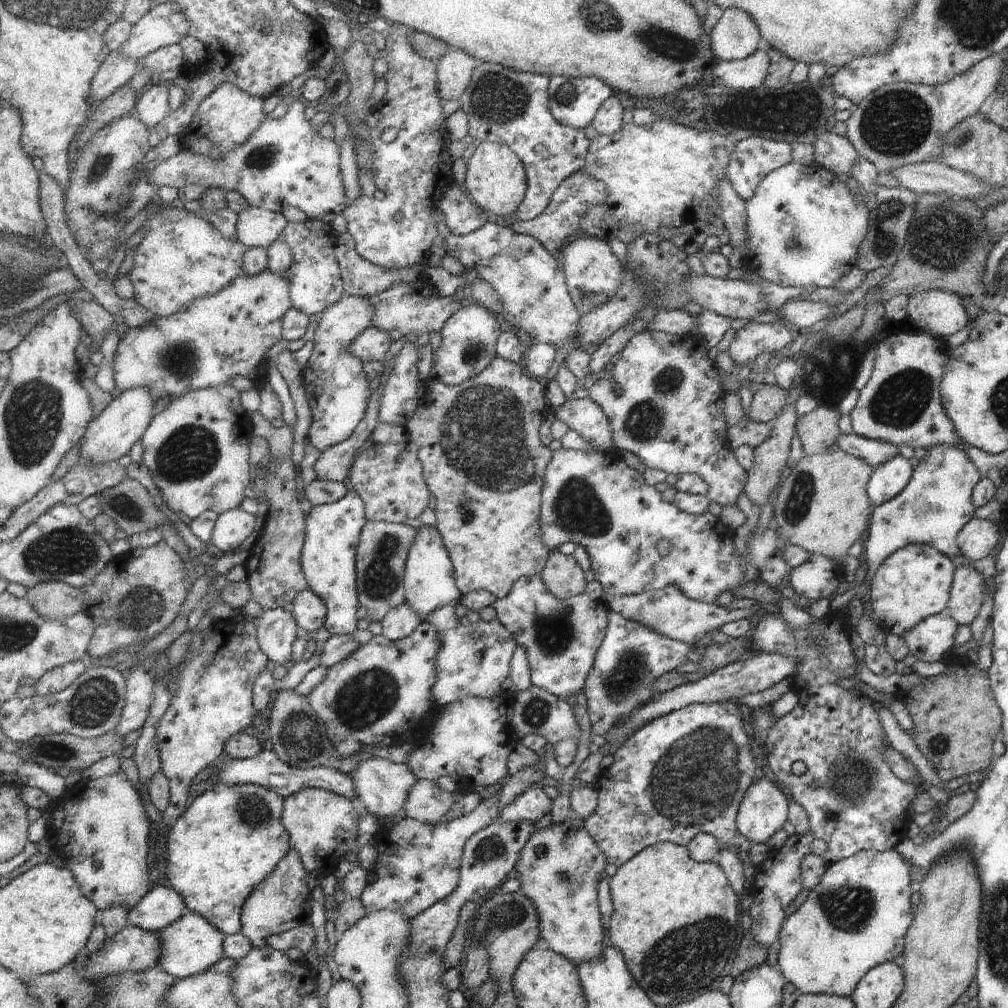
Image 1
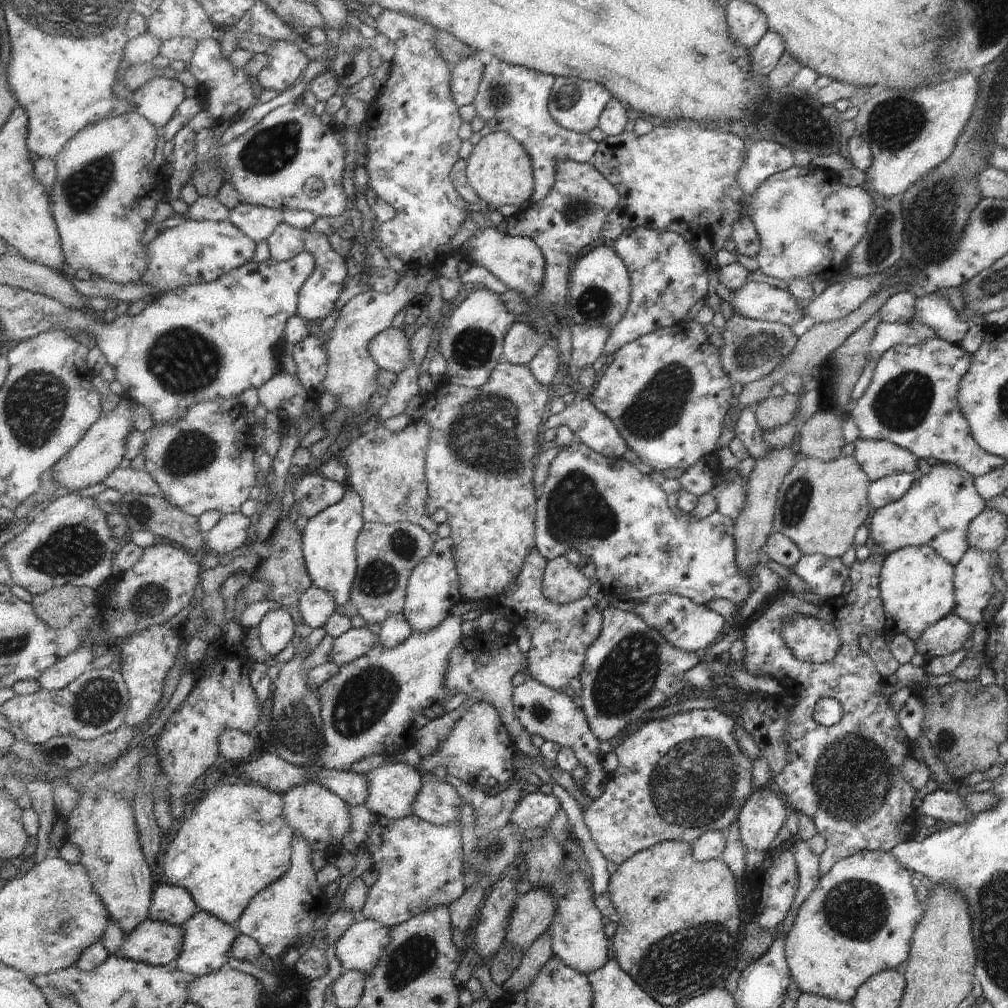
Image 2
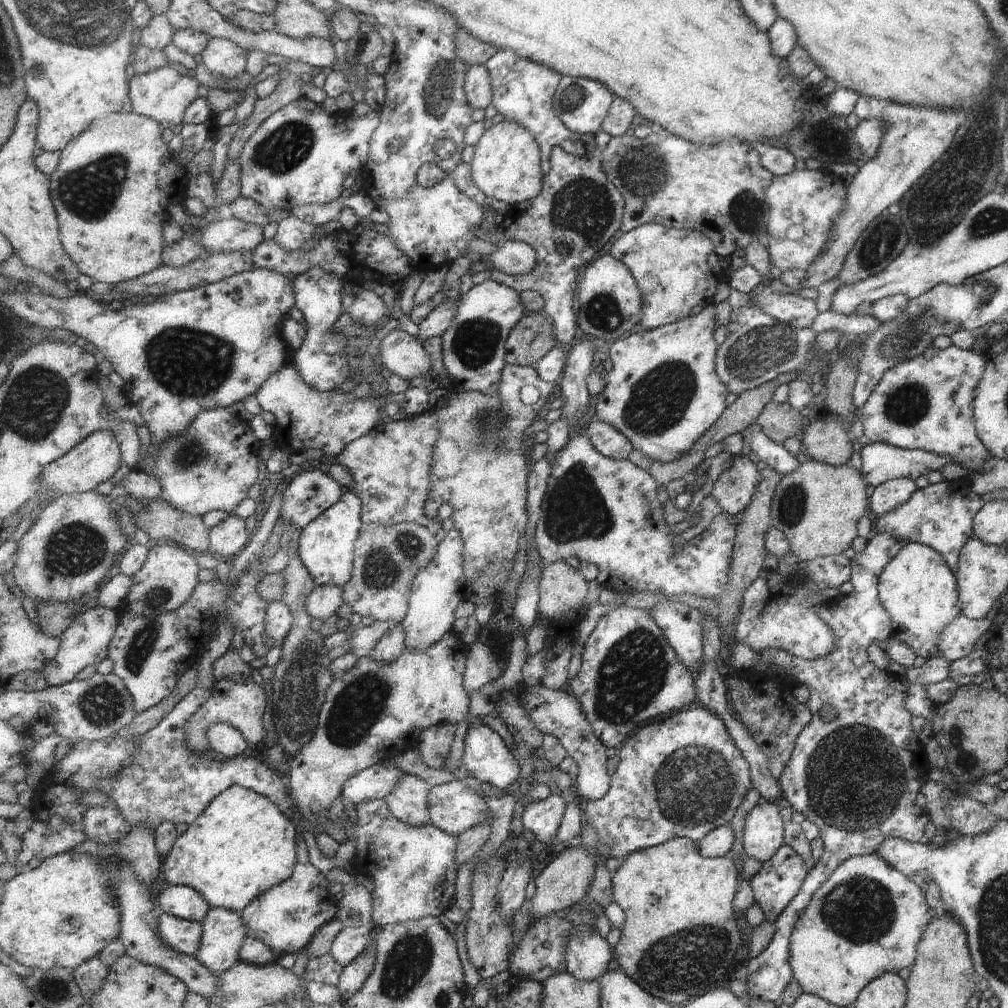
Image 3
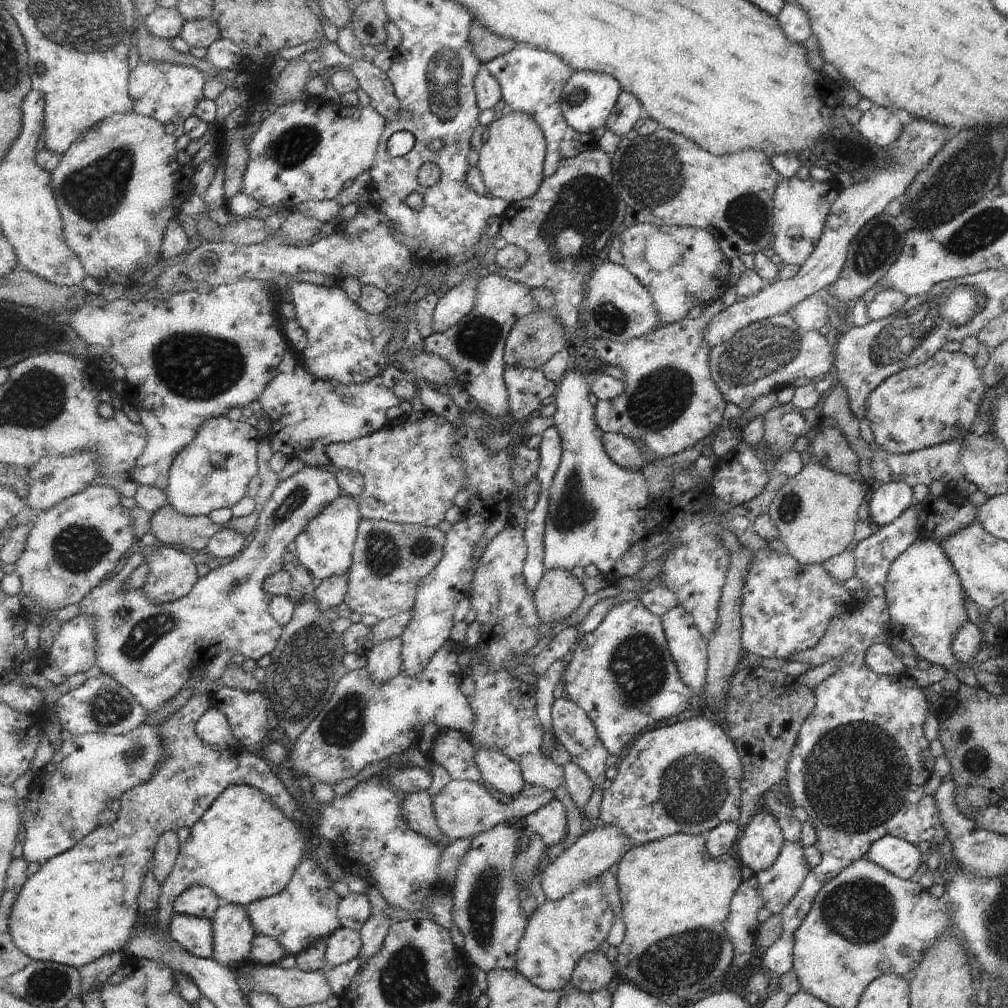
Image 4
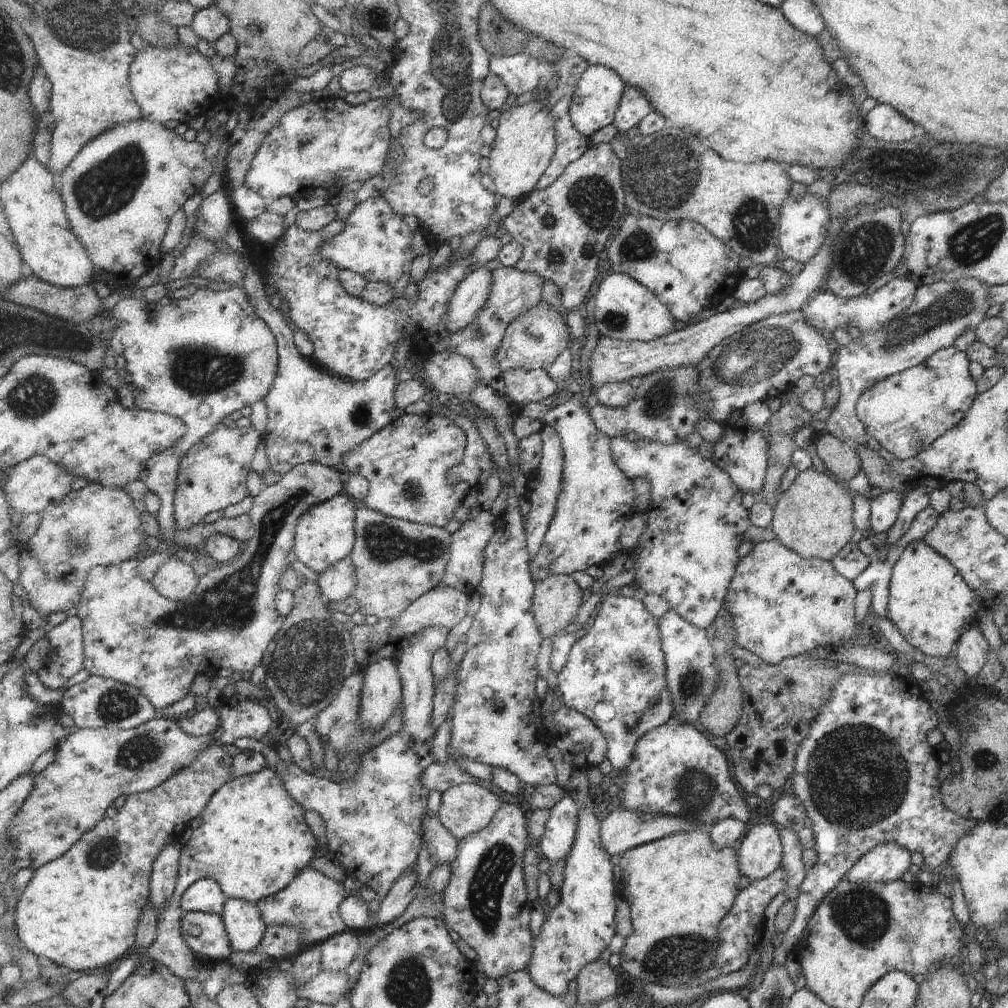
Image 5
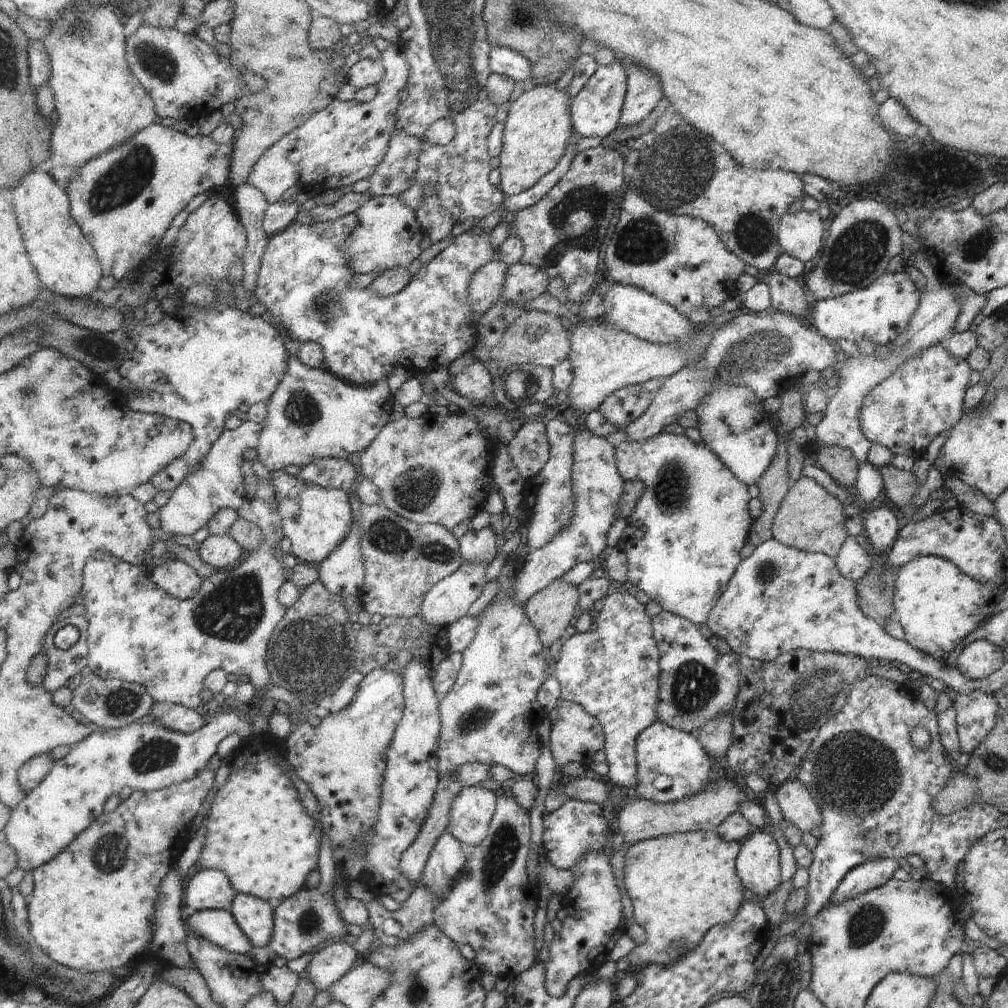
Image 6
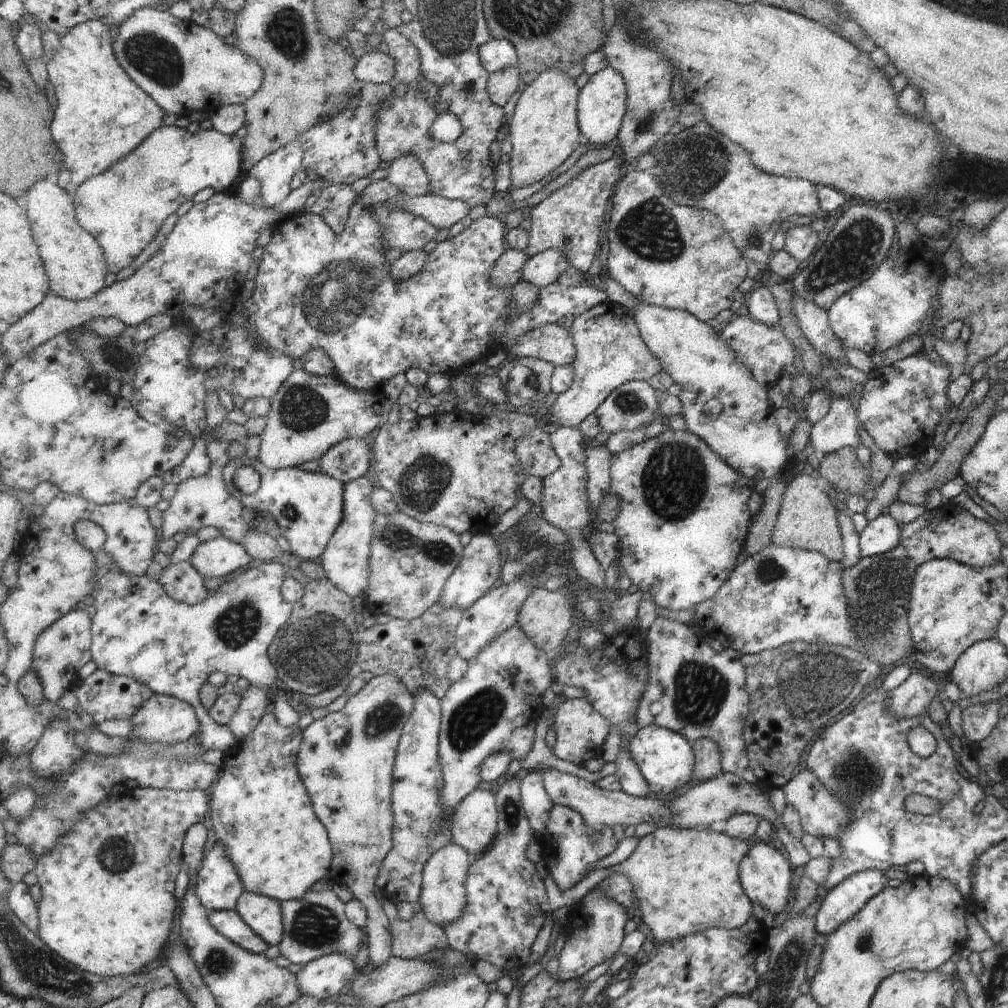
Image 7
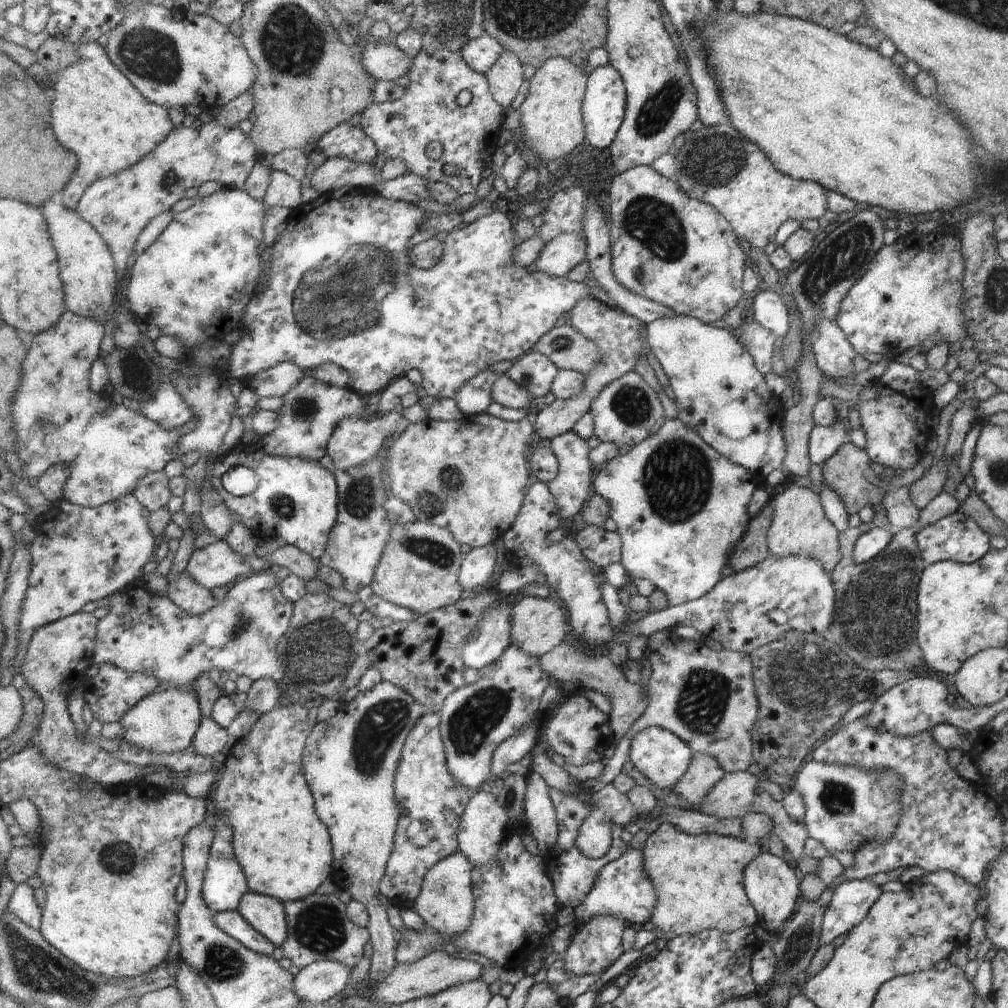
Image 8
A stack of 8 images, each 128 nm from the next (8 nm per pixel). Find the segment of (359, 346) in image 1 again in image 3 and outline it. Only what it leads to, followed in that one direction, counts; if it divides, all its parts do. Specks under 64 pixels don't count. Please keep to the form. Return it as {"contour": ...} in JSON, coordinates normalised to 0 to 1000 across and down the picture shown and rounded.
{"contour":[[[396,325],[382,332],[376,342],[376,353],[383,371],[394,371],[404,378],[428,368],[428,355],[420,337]]]}

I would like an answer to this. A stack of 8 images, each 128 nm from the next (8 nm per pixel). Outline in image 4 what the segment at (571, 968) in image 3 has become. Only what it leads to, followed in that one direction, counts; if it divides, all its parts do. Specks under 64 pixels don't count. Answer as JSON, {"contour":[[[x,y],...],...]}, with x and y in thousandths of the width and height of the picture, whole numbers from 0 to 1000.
{"contour":[[[596,942],[582,944],[572,955],[567,965],[566,977],[579,983],[601,981],[608,969],[614,967],[609,954]]]}

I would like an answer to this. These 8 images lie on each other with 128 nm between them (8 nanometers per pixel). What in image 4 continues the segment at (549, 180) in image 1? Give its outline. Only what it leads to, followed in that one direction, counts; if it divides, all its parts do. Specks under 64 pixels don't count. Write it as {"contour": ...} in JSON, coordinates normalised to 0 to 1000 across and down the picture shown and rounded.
{"contour":[[[520,44],[517,46],[519,48],[512,47],[508,52],[481,63],[481,67],[495,81],[498,89],[498,99],[501,103],[507,106],[508,110],[525,113],[540,130],[544,143],[540,176],[549,176],[556,168],[558,158],[572,156],[578,151],[593,146],[594,141],[590,138],[590,133],[578,134],[569,129],[558,113],[557,93],[560,92],[560,86],[568,76],[570,70],[561,63],[557,58],[553,58],[550,53],[530,46]]]}

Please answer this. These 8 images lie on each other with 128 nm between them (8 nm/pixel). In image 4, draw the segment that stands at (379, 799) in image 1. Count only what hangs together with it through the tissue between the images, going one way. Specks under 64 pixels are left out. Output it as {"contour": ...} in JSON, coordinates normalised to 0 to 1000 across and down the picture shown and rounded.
{"contour":[[[424,784],[404,787],[398,803],[401,812],[405,813],[405,819],[416,828],[434,834],[440,843],[447,837],[447,833],[440,829],[435,819],[430,791]]]}

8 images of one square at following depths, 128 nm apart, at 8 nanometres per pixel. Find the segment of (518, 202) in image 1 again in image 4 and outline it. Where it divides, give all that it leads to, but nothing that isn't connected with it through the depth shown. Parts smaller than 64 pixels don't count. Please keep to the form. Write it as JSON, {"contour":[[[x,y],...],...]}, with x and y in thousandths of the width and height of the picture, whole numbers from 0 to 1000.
{"contour":[[[508,110],[485,123],[480,145],[475,149],[474,167],[488,195],[509,203],[531,196],[540,181],[540,164],[544,143],[540,130],[525,113]]]}

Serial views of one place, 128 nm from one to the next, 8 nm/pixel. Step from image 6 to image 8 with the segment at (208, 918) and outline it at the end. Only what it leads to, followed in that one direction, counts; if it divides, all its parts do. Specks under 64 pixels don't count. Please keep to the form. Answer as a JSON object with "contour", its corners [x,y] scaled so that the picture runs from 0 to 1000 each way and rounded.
{"contour":[[[236,904],[214,906],[213,913],[219,923],[248,942],[261,947],[273,944],[274,937],[255,924]]]}

